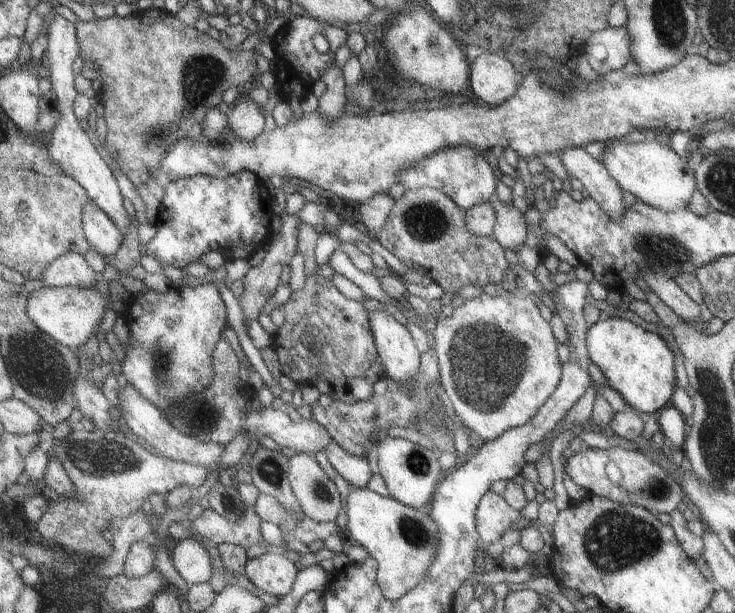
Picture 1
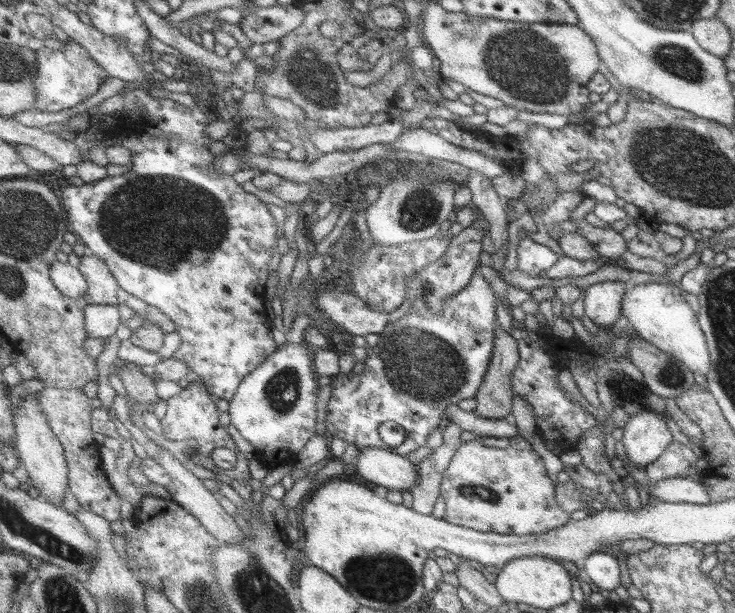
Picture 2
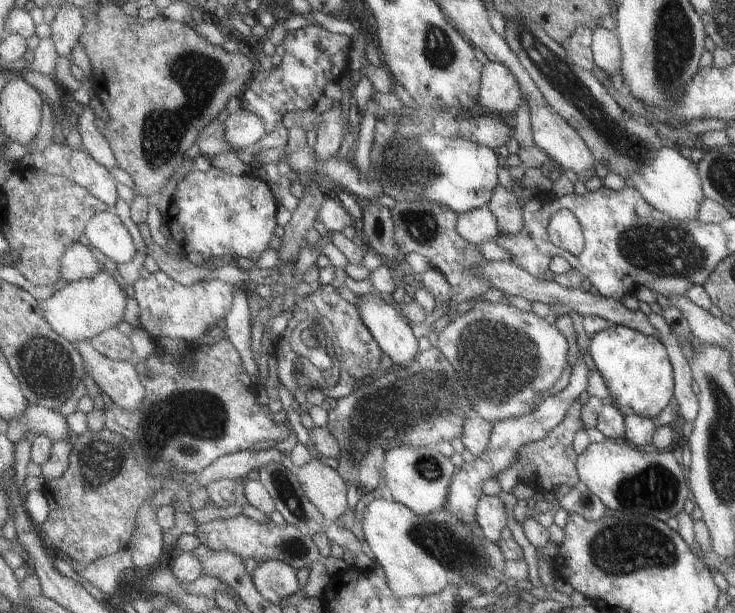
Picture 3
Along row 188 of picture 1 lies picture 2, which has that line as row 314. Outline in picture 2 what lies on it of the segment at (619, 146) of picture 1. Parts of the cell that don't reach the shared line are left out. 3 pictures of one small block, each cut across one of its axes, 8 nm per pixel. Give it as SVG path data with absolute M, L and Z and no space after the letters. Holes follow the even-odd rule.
M651 282L628 286L622 296L620 315L627 318L627 326L631 327L639 338L678 360L692 373L707 376L710 360L696 314L680 292L671 288L669 284Z

